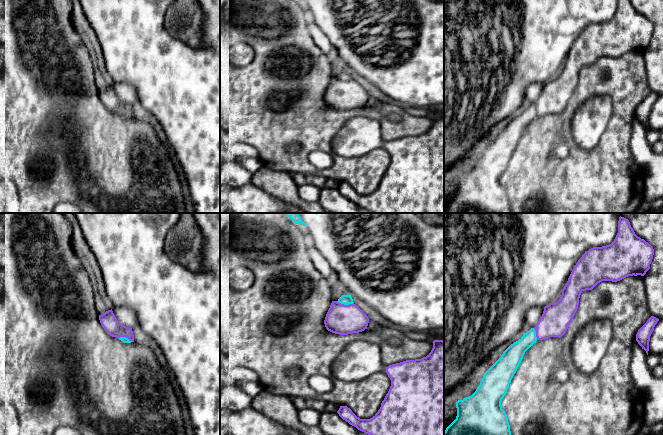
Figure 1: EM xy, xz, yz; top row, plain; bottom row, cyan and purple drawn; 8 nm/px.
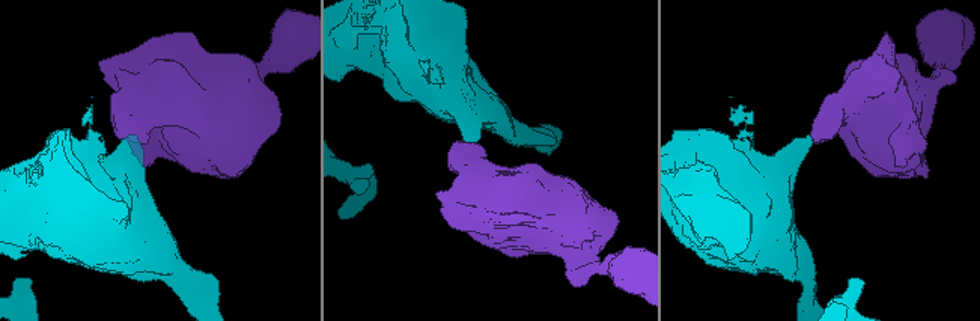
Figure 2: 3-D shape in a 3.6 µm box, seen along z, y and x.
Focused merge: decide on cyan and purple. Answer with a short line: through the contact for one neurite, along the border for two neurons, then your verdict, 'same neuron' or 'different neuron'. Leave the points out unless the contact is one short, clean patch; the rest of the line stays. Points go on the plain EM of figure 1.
same neuron

